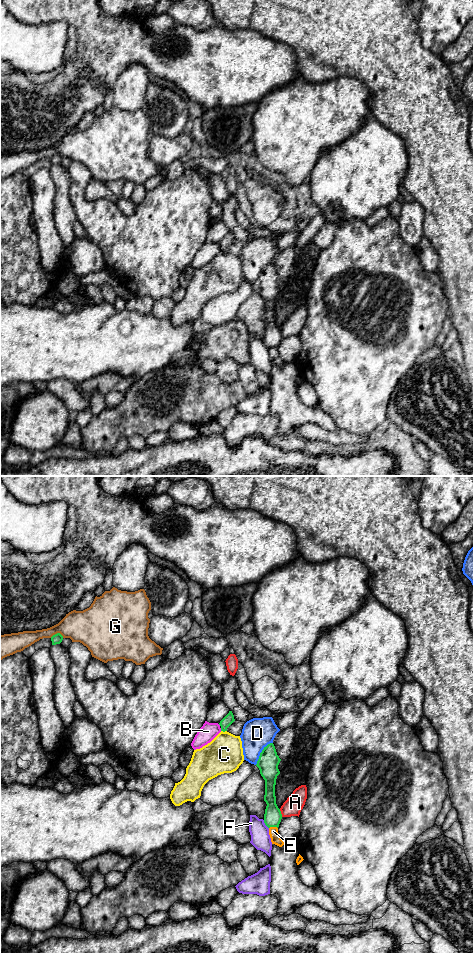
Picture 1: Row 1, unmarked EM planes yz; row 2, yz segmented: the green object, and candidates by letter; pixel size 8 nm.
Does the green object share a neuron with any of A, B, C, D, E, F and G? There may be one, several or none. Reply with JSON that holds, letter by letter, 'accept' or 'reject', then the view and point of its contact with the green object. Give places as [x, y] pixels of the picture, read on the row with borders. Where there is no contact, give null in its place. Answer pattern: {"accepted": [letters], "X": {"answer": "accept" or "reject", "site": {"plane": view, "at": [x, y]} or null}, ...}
{"accepted": [], "A": {"answer": "reject", "site": {"plane": "yz", "at": [280, 813]}}, "B": {"answer": "reject", "site": {"plane": "yz", "at": [221, 729]}}, "C": {"answer": "reject", "site": {"plane": "yz", "at": [224, 731]}}, "D": {"answer": "reject", "site": {"plane": "yz", "at": [261, 752]}}, "E": {"answer": "reject", "site": {"plane": "yz", "at": [273, 826]}}, "F": {"answer": "reject", "site": {"plane": "yz", "at": [265, 824]}}, "G": {"answer": "reject", "site": {"plane": "yz", "at": [57, 633]}}}

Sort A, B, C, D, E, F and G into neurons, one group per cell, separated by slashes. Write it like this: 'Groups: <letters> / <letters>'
Groups: A / B / C E / D / F / G

